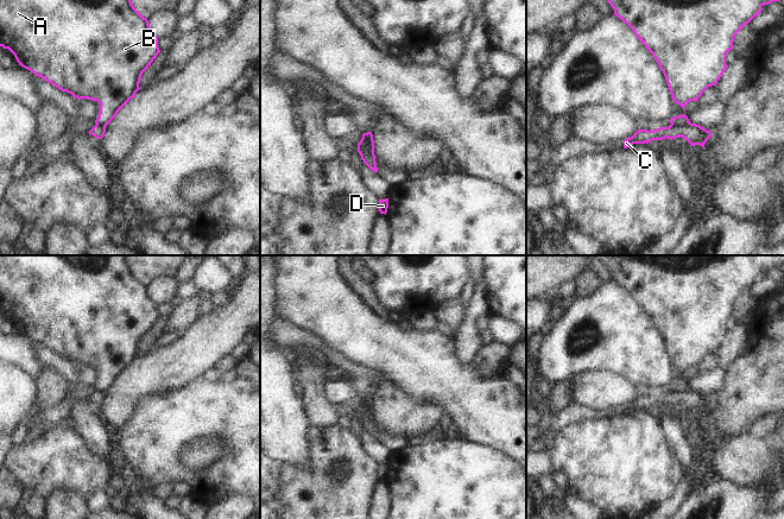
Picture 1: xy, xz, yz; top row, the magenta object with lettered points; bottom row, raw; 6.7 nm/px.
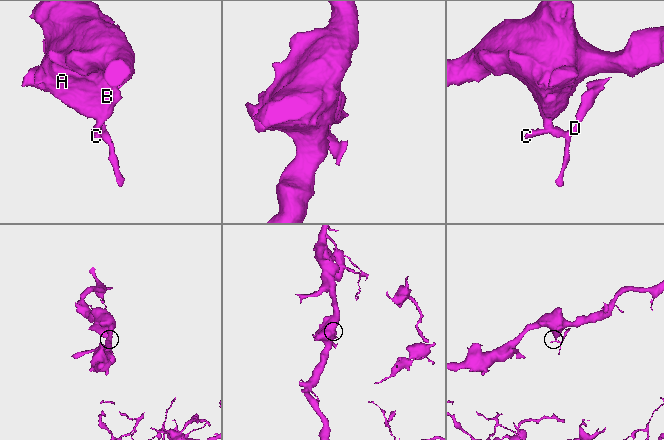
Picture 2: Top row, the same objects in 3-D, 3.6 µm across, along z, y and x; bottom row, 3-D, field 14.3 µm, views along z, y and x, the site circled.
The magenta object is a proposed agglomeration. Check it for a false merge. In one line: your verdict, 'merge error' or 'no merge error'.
merge error

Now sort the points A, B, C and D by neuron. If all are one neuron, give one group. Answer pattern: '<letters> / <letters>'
A B / C D

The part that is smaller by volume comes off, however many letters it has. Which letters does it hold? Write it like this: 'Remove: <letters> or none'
Remove: C, D

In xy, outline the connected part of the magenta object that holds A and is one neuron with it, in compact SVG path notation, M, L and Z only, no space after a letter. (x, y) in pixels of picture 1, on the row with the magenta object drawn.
M0 0L0 46L8 49L19 65L62 91L77 100L97 101L100 112L95 124L102 127L134 97L143 72L160 52L158 37L131 0Z

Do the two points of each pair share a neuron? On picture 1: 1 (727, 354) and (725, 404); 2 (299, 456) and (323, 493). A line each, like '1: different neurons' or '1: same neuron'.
1: different neurons
2: different neurons

